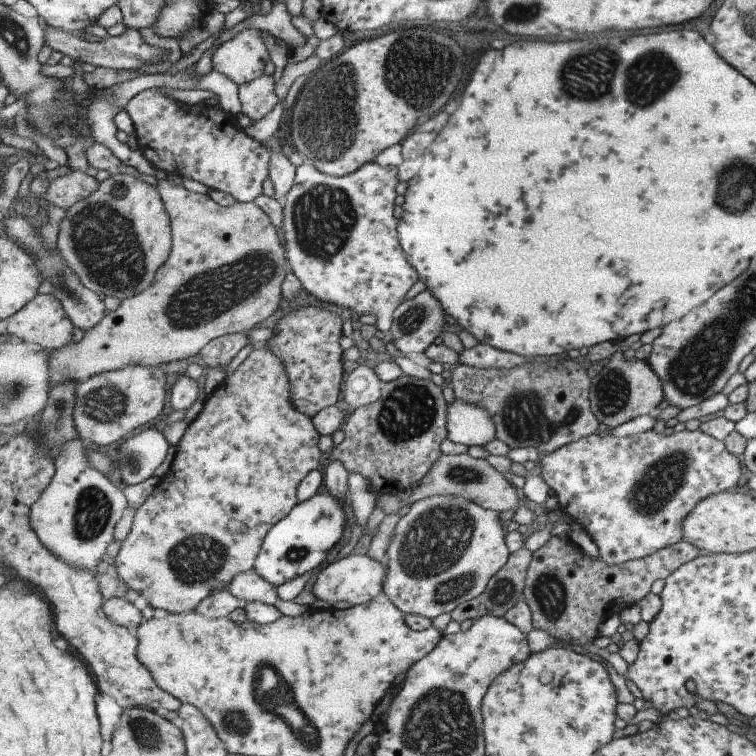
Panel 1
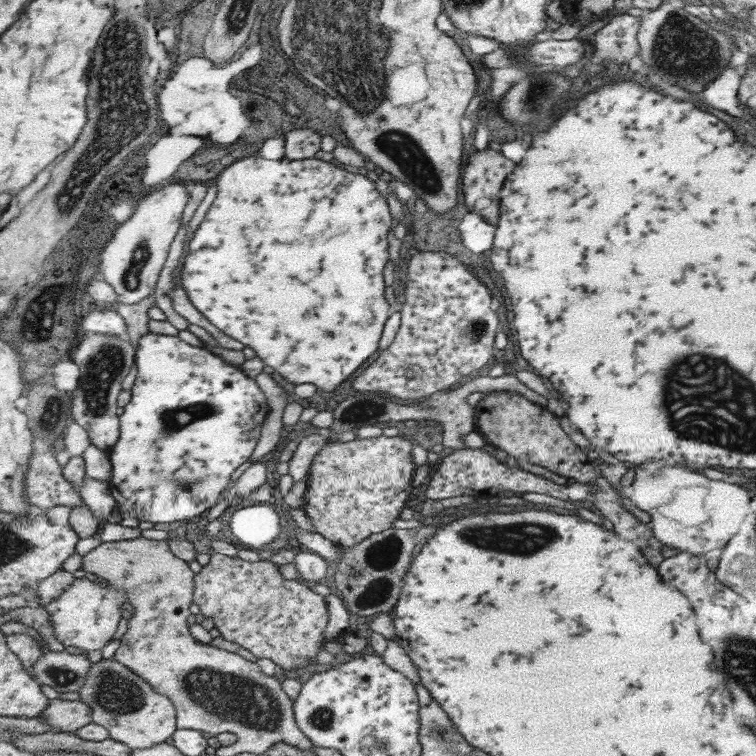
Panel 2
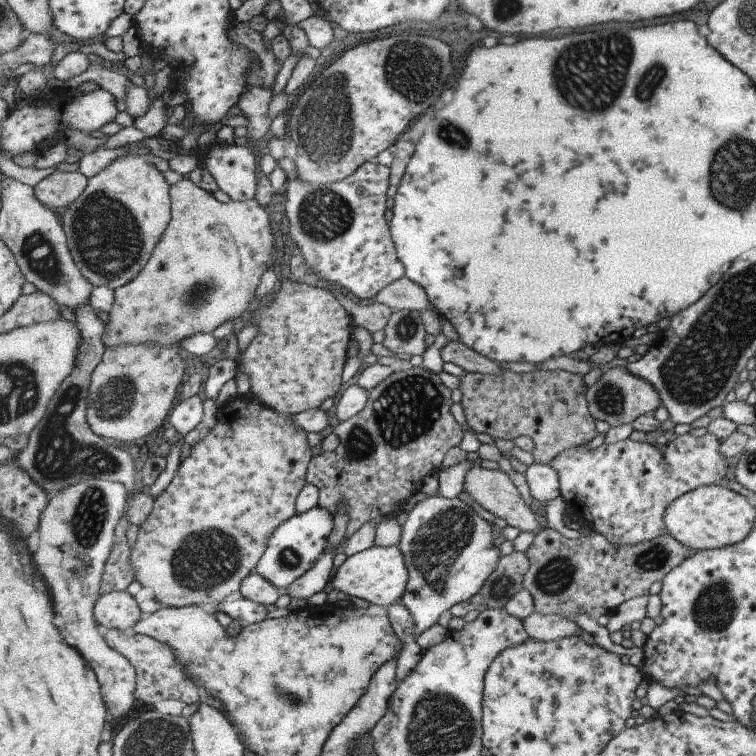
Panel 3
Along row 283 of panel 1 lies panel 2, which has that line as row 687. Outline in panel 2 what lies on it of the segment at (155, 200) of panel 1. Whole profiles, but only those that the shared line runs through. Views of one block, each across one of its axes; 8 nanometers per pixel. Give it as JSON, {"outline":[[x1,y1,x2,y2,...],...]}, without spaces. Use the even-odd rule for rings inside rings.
{"outline":[[114,657,93,663,87,683,79,692,81,700,93,708,93,722,105,726,110,738,133,749,152,748,169,740,177,728,177,709,172,699,159,694,149,681]]}

